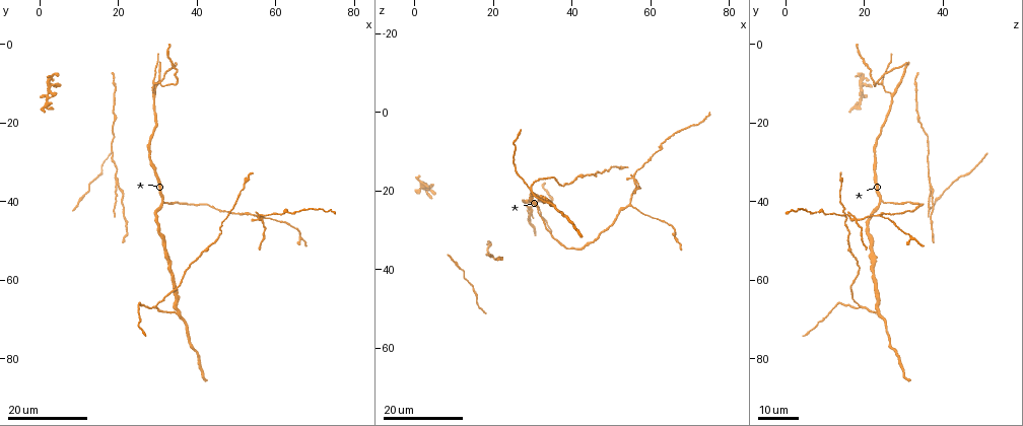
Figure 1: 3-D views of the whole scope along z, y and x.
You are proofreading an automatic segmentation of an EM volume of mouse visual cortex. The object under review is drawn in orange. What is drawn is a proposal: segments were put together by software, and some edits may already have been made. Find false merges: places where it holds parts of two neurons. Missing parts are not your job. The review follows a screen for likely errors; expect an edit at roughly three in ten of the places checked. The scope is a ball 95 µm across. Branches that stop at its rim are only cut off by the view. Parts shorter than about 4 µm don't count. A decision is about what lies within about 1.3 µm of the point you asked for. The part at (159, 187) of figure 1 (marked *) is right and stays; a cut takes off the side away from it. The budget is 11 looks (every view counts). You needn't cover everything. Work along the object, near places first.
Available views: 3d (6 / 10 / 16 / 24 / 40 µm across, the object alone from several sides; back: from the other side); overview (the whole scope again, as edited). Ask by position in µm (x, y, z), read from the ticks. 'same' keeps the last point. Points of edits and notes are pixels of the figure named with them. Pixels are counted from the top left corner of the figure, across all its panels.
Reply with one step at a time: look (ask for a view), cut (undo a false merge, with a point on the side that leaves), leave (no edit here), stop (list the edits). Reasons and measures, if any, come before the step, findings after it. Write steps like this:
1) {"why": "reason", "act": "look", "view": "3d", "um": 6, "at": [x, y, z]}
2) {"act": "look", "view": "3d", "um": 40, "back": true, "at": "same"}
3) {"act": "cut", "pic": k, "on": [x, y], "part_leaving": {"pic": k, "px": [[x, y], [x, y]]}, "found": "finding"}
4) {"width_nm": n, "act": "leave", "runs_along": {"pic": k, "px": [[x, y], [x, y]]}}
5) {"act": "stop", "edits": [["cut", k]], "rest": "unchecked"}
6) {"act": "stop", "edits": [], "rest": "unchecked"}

{"act": "look", "view": "3d", "um": 16, "at": [29.0, 66.5, 19.0]}

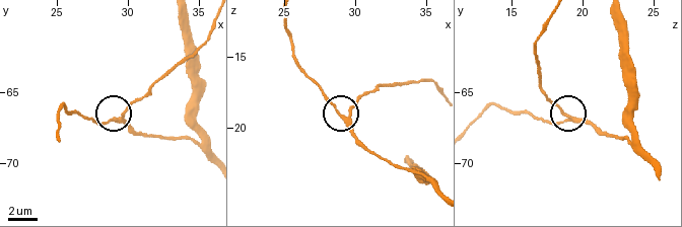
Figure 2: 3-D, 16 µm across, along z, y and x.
{"act": "look", "view": "3d", "um": 10, "at": [29.6, 66.8, 19.2]}

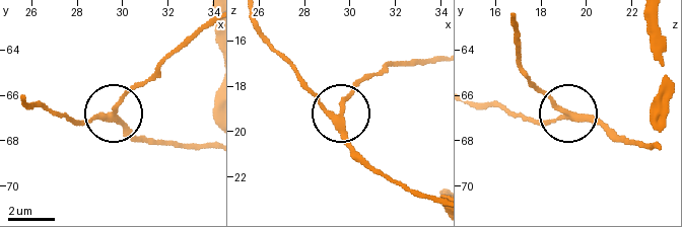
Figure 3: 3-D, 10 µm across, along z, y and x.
{"width_nm": 260, "act": "leave", "runs_along": {"pic": 3, "px": [[435, 202], [384, 177], [354, 148], [341, 115], [298, 80]]}, "found": "one neuron here"}

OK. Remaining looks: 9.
{"why": "three-way junction", "act": "look", "view": "3d", "um": 24, "at": [34.5, 69.0, 23.5]}

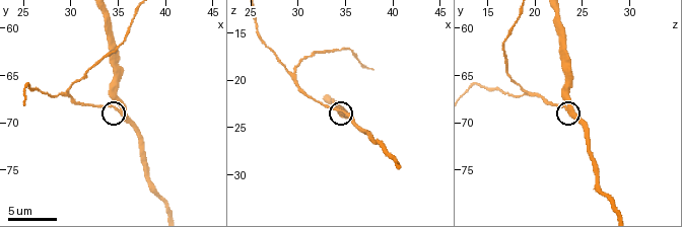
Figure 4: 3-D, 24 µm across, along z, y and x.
{"act": "look", "view": "3d", "um": 10, "at": [34.8, 68.6, 23.4]}

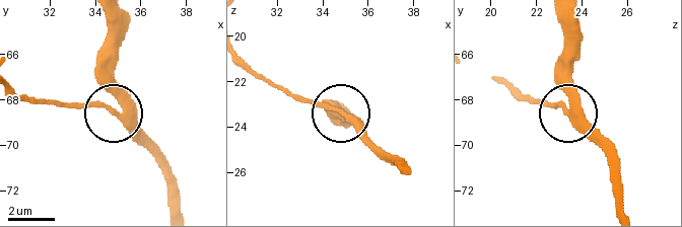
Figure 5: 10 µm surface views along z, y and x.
{"act": "leave", "runs_along": {"pic": 5, "px": [[108, 20], [108, 84], [120, 119], [158, 158]]}, "found": "one neuron here"}

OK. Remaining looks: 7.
{"why": "three-way junction", "act": "look", "view": "3d", "um": 24, "at": [54.5, 44.0, 23.5]}

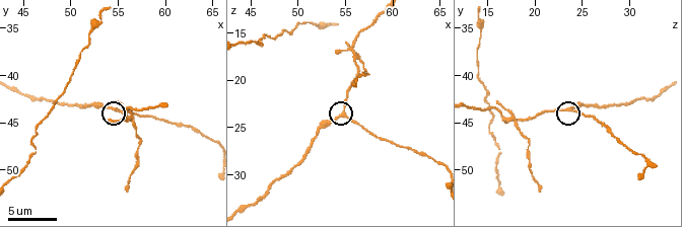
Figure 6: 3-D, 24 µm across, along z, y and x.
{"act": "look", "view": "3d", "um": 6, "at": [55.0, 43.4, 23.4]}

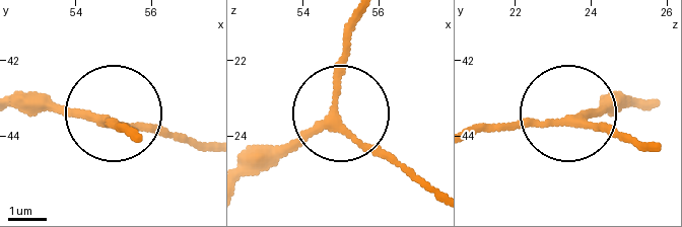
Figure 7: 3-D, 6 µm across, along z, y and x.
{"side_arm_um": 22, "arms": 3, "act": "leave", "found": "all the same neuron"}

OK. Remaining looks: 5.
{"why": "looks like a crossing", "act": "look", "view": "3d", "um": 6, "at": [56.4, 45.2, 17.8]}

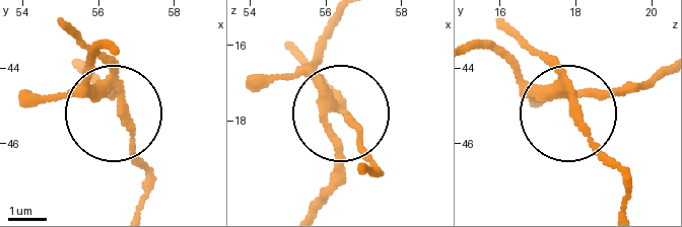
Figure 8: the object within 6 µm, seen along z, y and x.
{"width_nm": 150, "act": "cut", "pic": 8, "on": [132, 130], "part_leaving": {"pic": 8, "px": [[114, 82], [146, 175], [139, 205]]}, "found": "two neurons meet here"}

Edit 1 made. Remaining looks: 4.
{"why": "branch point", "act": "look", "view": "3d", "um": 16, "at": [31.0, 10.0, 23.0]}

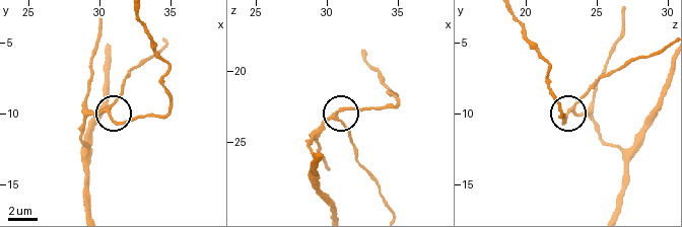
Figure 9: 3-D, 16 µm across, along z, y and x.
{"act": "look", "view": "3d", "um": 6, "at": [30.6, 9.4, 23.2]}

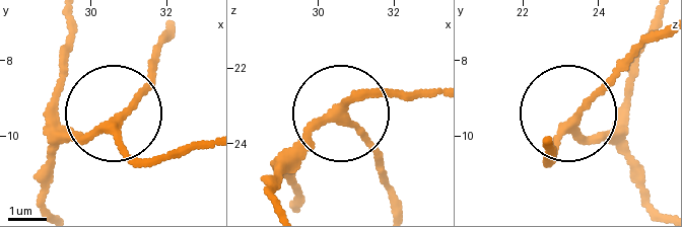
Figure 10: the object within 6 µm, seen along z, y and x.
{"side_arm_um": 11, "arms": 3, "act": "leave", "found": "all the same neuron"}

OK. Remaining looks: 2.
{"act": "stop", "edits": [["cut", 8]], "rest": "unchecked"}

